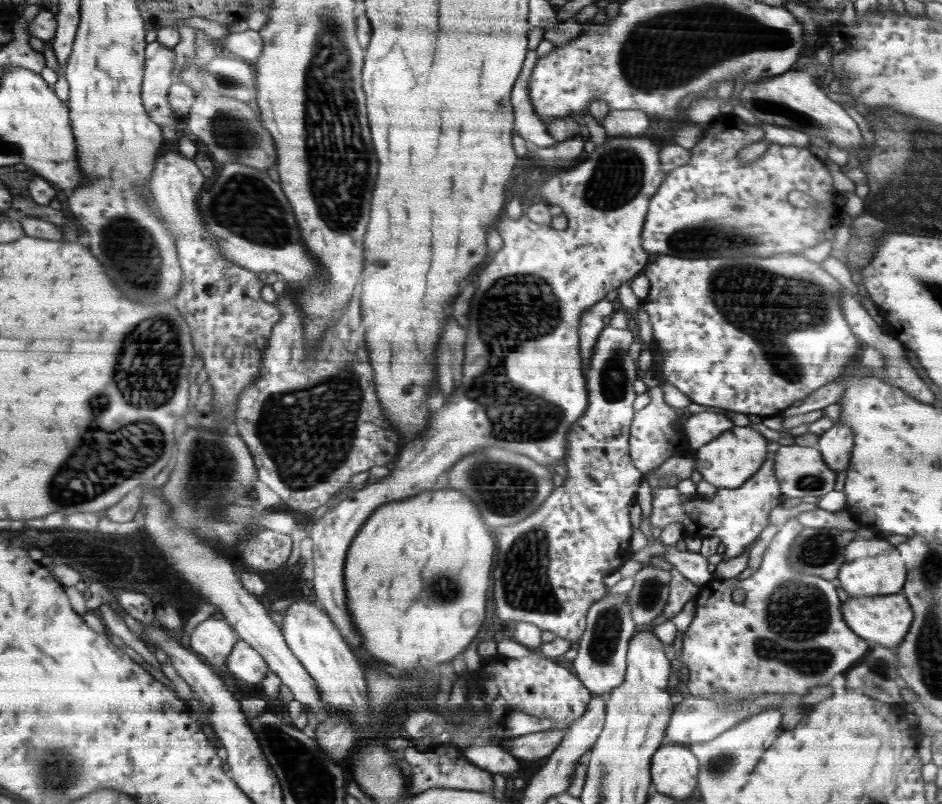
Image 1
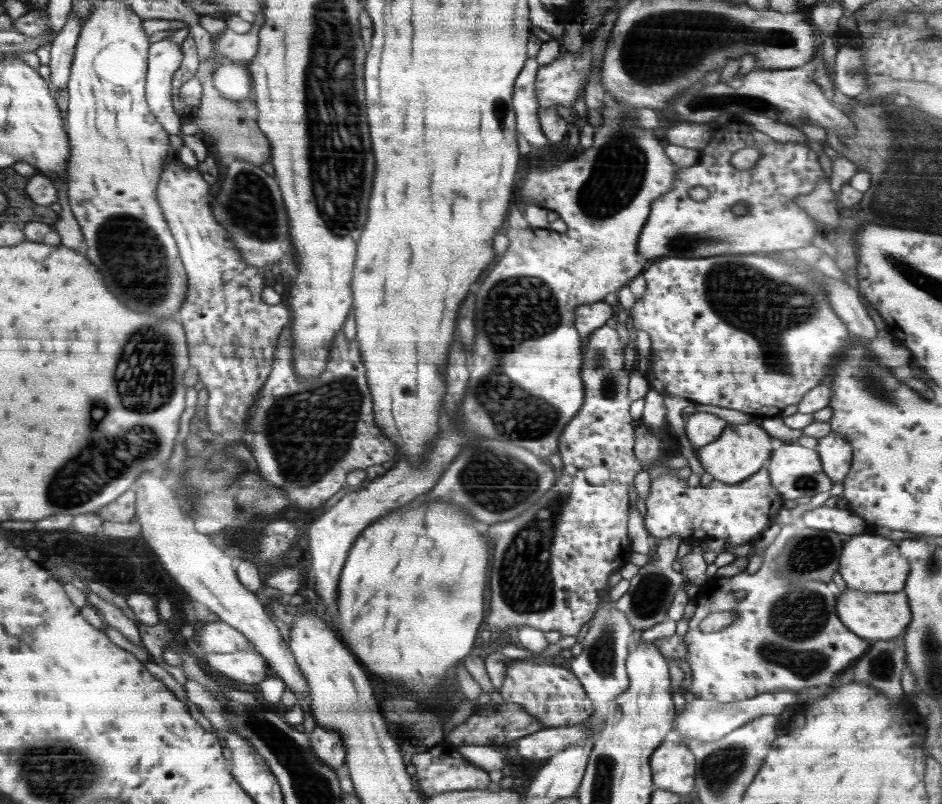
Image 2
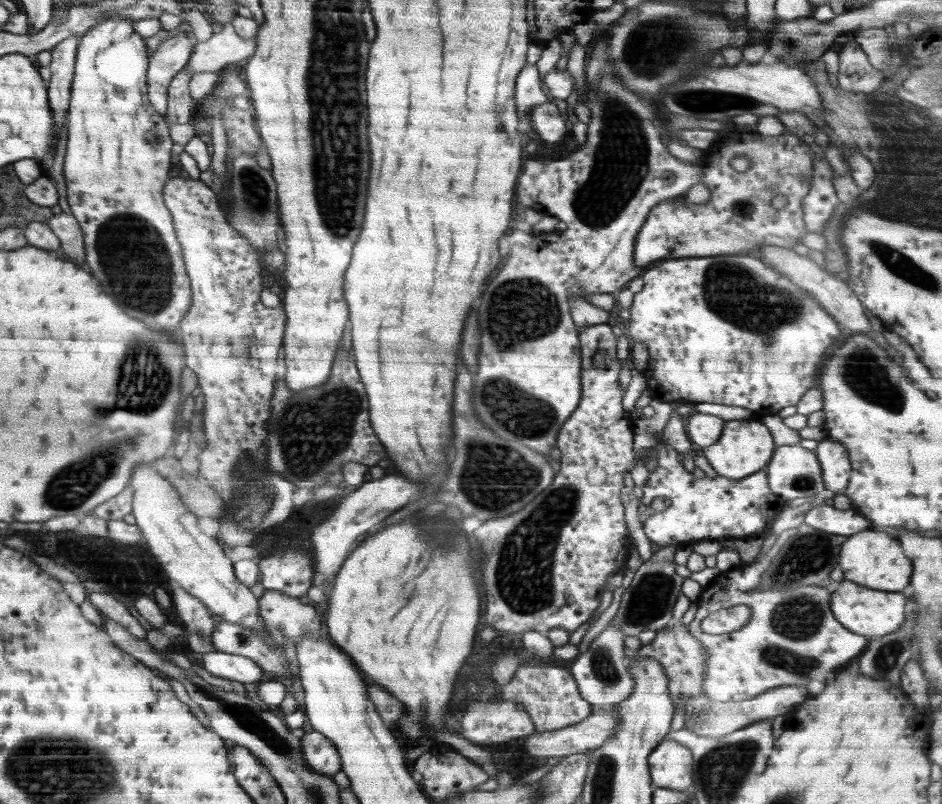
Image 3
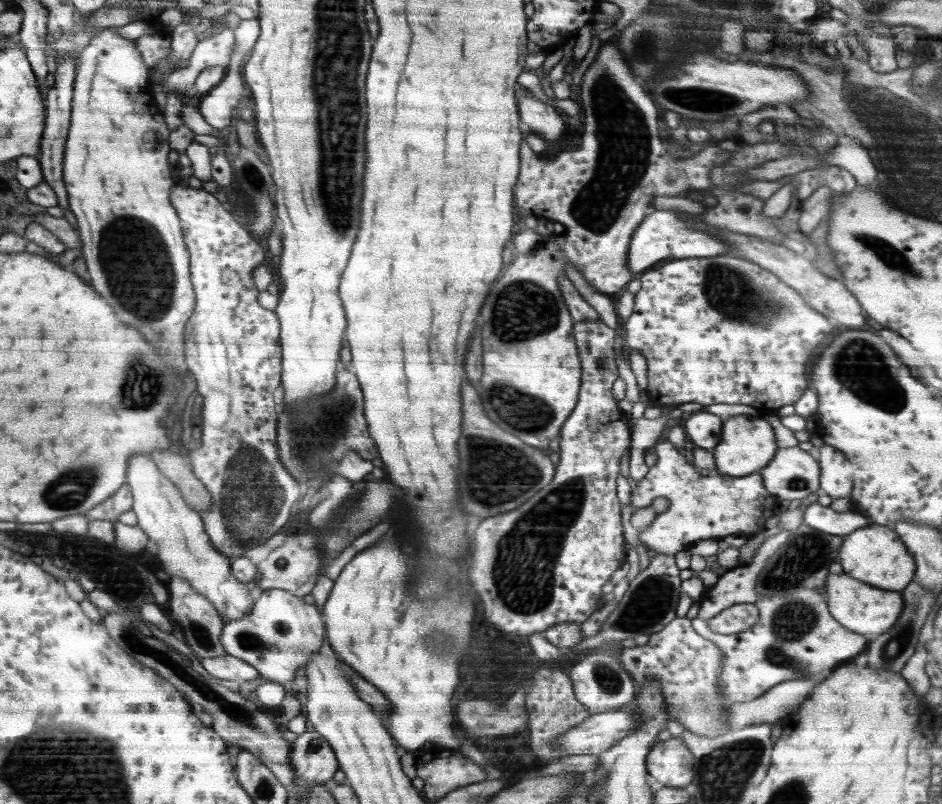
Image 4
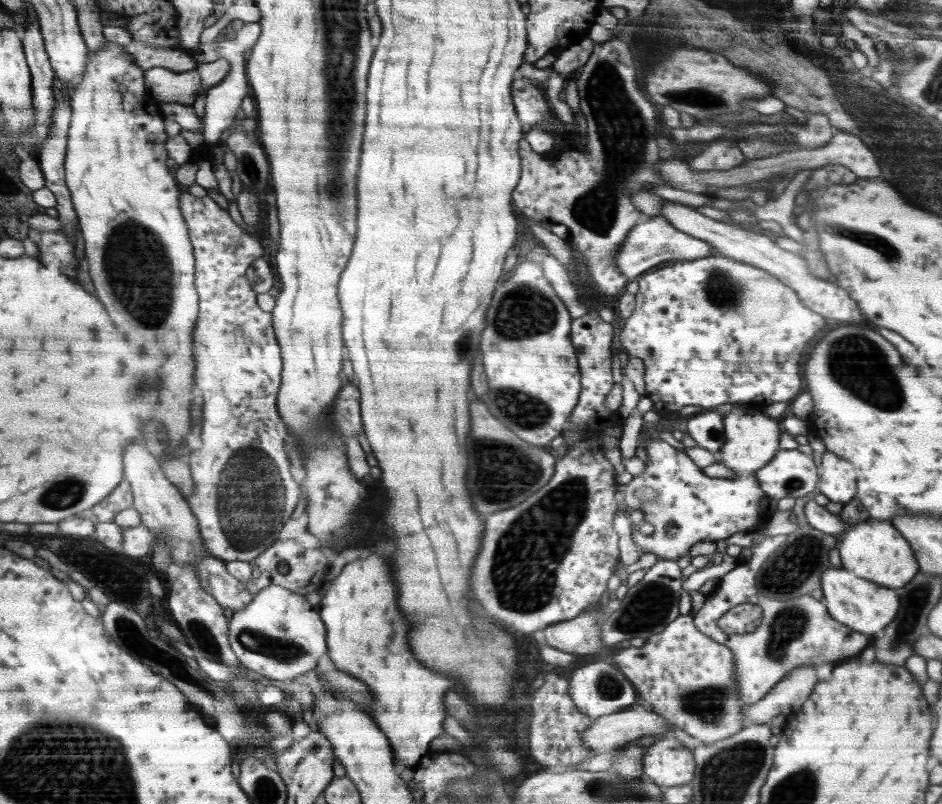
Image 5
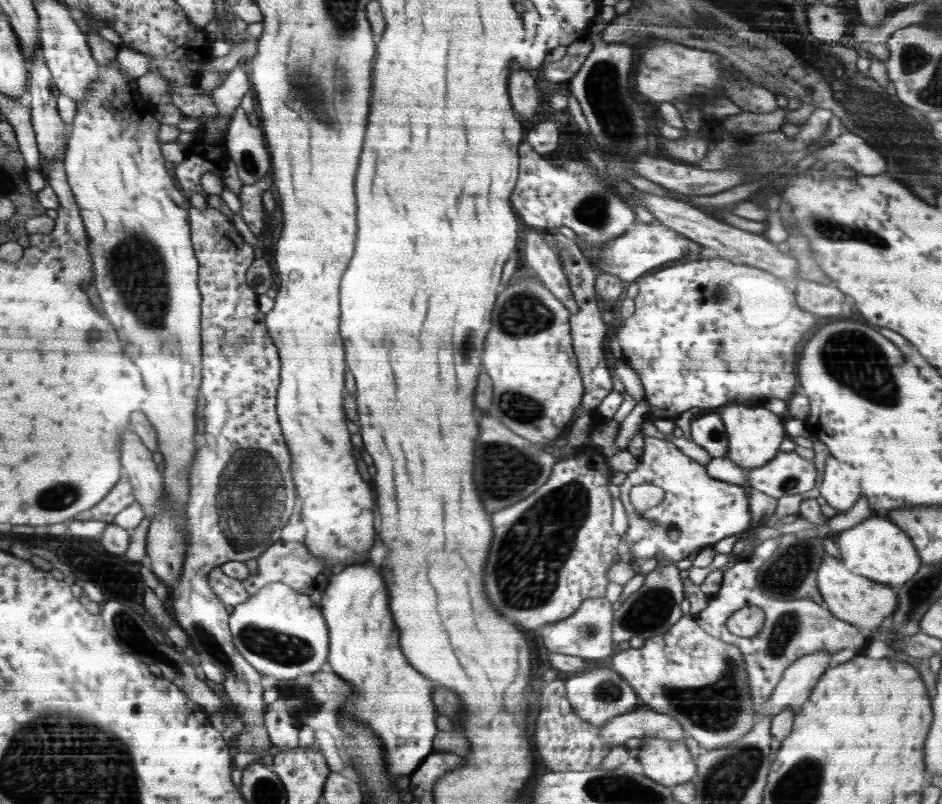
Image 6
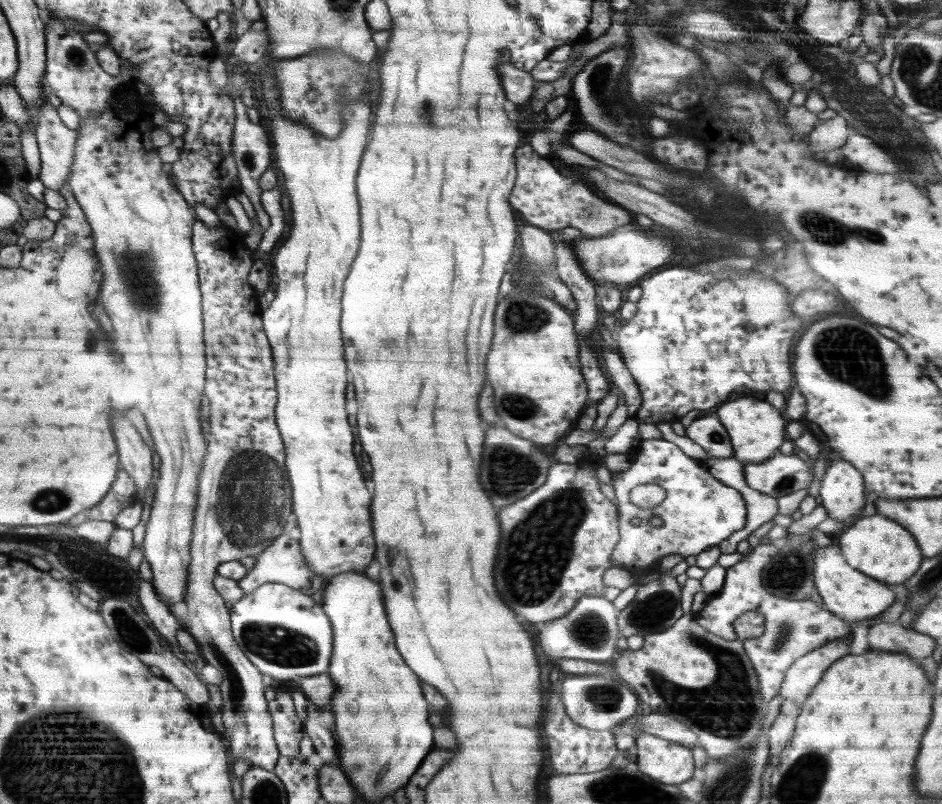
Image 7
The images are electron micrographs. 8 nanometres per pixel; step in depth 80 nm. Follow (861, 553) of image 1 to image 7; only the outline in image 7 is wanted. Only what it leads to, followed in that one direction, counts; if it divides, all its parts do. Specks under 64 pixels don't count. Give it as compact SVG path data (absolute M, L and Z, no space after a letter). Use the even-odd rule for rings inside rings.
M870 510L845 527L838 544L852 567L888 585L910 580L923 564L915 535L894 519Z

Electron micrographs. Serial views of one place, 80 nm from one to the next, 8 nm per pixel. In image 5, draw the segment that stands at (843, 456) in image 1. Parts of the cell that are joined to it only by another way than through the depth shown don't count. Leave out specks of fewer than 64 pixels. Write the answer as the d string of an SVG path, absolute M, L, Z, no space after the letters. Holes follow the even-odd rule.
M826 451L822 456L819 485L820 494L832 502L849 504L856 497L856 474L854 467L838 454Z

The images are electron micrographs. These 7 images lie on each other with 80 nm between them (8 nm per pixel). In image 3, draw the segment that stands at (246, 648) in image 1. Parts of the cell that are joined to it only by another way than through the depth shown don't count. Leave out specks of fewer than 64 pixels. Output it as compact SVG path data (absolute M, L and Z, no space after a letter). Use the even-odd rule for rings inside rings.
M224 651L203 653L202 666L214 676L237 680L242 684L259 682L263 675L263 670L256 661L247 656L228 654Z

